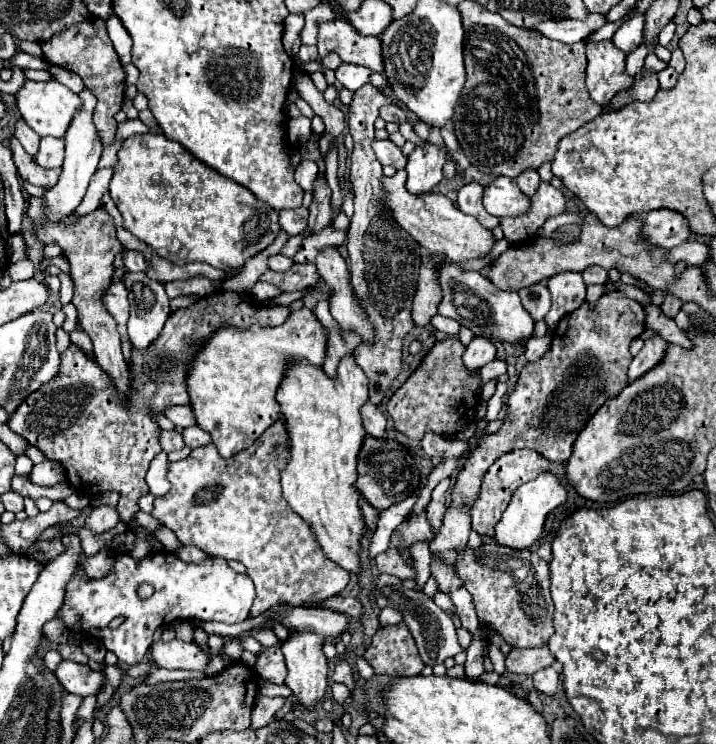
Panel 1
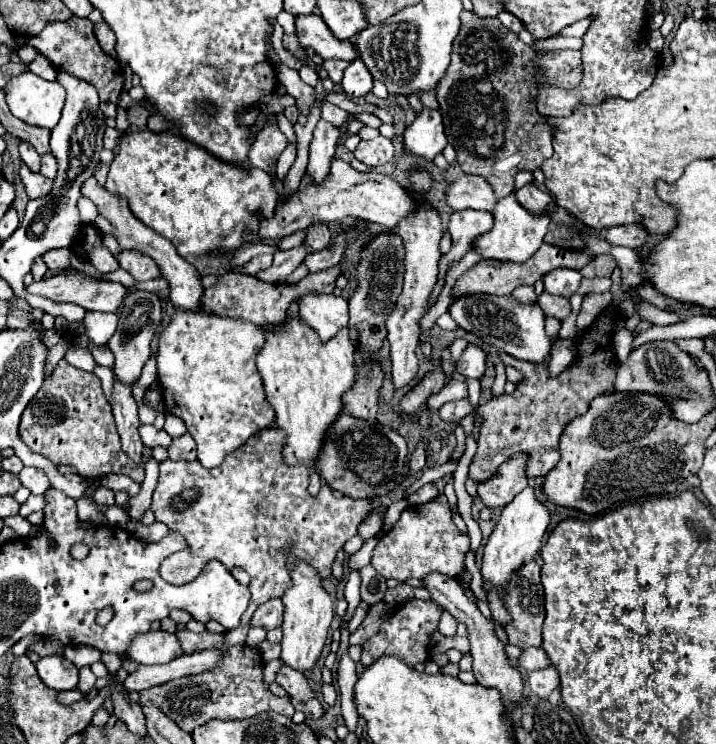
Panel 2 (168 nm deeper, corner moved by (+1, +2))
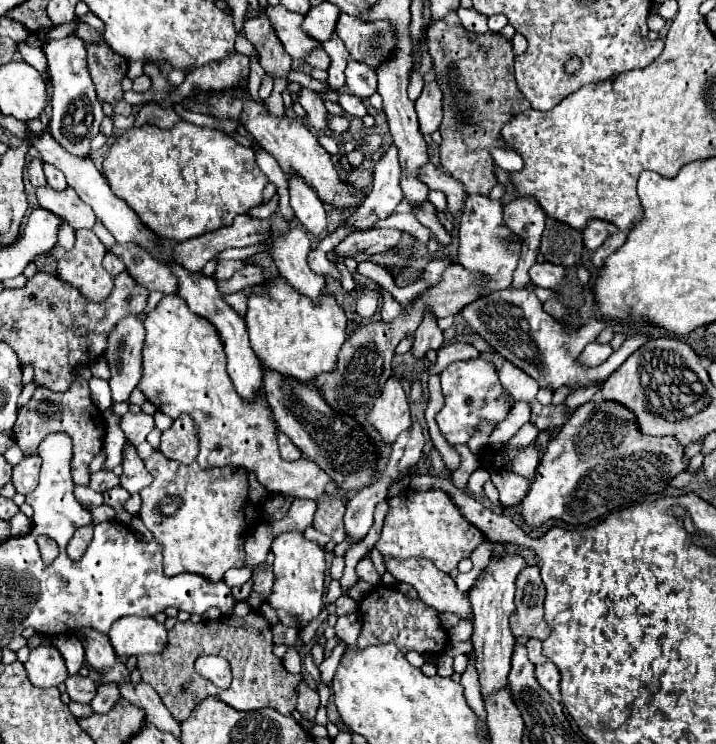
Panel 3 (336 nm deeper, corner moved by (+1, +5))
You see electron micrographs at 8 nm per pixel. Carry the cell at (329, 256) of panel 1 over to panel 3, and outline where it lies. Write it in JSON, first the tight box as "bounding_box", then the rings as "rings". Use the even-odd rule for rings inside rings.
{"bounding_box":[287,173,327,237],"rings":[[[291,173],[287,177],[287,185],[289,185],[289,203],[295,211],[295,217],[311,235],[319,237],[327,225],[327,213],[321,199],[317,199],[317,193],[311,187],[307,187],[297,173]]]}

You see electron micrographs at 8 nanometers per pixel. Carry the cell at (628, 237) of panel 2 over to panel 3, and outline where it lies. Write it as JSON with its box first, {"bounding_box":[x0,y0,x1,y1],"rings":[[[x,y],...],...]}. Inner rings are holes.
{"bounding_box":[583,219,617,251],"rings":[[[591,219],[591,221],[587,223],[585,231],[583,231],[583,245],[585,245],[587,249],[595,251],[595,249],[605,241],[605,237],[611,235],[613,231],[617,231],[615,225],[607,223],[607,221],[603,221],[603,219]]]}

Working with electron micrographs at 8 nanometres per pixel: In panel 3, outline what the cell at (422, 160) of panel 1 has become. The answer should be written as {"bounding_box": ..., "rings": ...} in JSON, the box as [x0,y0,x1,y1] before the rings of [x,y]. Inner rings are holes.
{"bounding_box":[415,81,443,135],"rings":[[[435,81],[425,83],[421,97],[415,101],[415,111],[419,115],[419,127],[423,135],[431,135],[439,129],[443,117],[443,95]]]}

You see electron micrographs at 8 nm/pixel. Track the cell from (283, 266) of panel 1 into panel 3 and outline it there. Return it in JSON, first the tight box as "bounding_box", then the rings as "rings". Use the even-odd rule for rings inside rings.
{"bounding_box":[213,261,243,281],"rings":[[[219,261],[217,263],[217,269],[213,273],[213,279],[215,281],[223,281],[223,279],[229,279],[233,277],[235,271],[239,271],[243,267],[243,261]]]}

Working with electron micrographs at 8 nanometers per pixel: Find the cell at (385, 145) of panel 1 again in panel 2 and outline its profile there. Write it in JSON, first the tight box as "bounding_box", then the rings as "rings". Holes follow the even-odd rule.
{"bounding_box":[353,136,395,166],"rings":[[[377,136],[375,140],[361,140],[353,154],[355,154],[357,160],[361,160],[369,166],[383,166],[383,164],[393,160],[395,146],[389,138]]]}

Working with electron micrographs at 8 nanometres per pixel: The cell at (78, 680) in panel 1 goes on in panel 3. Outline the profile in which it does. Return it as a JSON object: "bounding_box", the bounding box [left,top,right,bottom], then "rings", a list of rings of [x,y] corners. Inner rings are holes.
{"bounding_box":[23,645,69,687],"rings":[[[39,645],[31,649],[23,667],[35,687],[57,687],[69,675],[61,653],[51,645]]]}

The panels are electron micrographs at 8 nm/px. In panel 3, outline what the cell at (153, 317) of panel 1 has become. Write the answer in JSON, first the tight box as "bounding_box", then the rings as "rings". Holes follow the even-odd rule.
{"bounding_box":[105,315,145,401],"rings":[[[129,315],[109,335],[105,359],[111,369],[113,401],[127,401],[141,379],[141,347],[145,339],[145,315]]]}

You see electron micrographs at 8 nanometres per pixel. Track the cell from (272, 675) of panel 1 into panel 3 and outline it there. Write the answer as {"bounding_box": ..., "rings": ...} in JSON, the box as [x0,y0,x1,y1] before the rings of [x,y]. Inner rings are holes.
{"bounding_box":[297,683,319,721],"rings":[[[299,683],[297,693],[299,693],[297,711],[301,713],[303,719],[315,721],[315,713],[317,713],[317,709],[319,709],[319,695],[317,695],[317,691],[309,689],[307,683]]]}

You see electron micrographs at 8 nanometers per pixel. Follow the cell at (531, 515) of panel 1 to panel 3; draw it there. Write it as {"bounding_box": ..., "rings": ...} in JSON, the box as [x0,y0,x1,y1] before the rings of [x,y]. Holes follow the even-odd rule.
{"bounding_box":[469,553,525,697],"rings":[[[505,553],[499,559],[493,559],[485,575],[477,581],[477,585],[469,591],[469,601],[473,607],[473,653],[475,653],[475,669],[479,673],[479,683],[481,683],[481,697],[493,695],[499,689],[507,687],[507,675],[511,667],[511,653],[515,647],[515,639],[509,627],[509,617],[515,611],[513,603],[513,593],[515,593],[515,581],[519,571],[525,567],[523,557],[517,553]]]}

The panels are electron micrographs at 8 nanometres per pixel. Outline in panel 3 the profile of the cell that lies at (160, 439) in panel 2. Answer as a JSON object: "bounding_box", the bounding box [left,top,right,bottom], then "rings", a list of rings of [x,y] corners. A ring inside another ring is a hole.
{"bounding_box":[119,413,155,445],"rings":[[[125,413],[119,421],[121,431],[125,433],[127,441],[133,445],[139,445],[145,441],[145,437],[151,433],[151,429],[155,427],[153,417],[145,415],[145,413]]]}

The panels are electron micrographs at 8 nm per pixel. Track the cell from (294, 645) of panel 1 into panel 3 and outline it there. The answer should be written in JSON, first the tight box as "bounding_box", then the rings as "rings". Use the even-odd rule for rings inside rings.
{"bounding_box":[269,531,325,631],"rings":[[[285,531],[275,537],[271,543],[273,559],[273,591],[269,595],[269,605],[277,611],[277,617],[283,625],[299,627],[299,631],[315,617],[321,615],[325,601],[323,601],[323,577],[325,577],[325,553],[319,543],[307,541],[303,531]]]}

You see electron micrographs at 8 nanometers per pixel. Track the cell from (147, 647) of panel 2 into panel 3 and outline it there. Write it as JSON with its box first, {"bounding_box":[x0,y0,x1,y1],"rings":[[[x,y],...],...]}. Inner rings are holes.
{"bounding_box":[109,617,167,657],"rings":[[[153,617],[117,619],[109,629],[109,641],[117,657],[161,653],[167,645],[167,629]]]}

